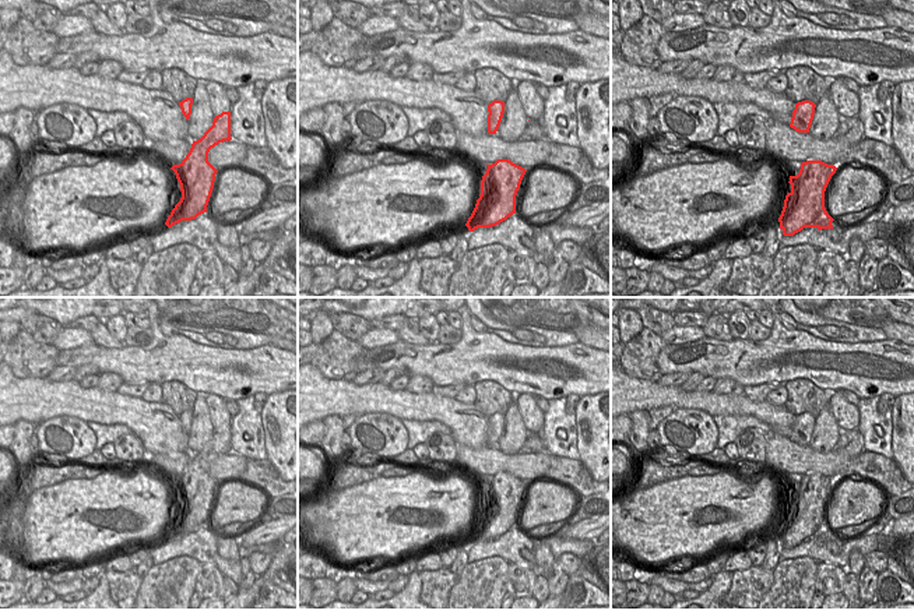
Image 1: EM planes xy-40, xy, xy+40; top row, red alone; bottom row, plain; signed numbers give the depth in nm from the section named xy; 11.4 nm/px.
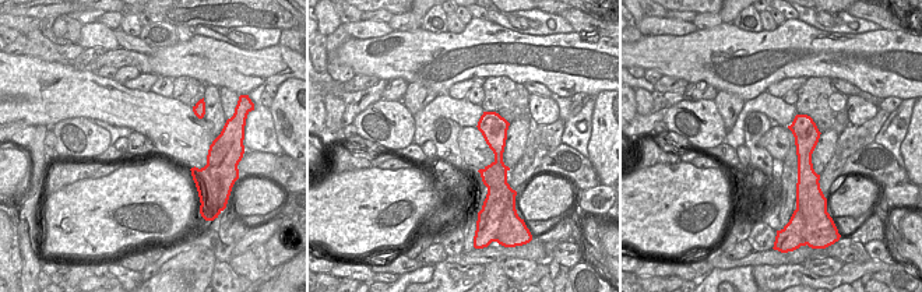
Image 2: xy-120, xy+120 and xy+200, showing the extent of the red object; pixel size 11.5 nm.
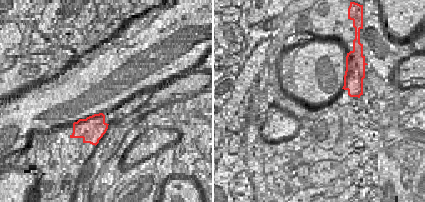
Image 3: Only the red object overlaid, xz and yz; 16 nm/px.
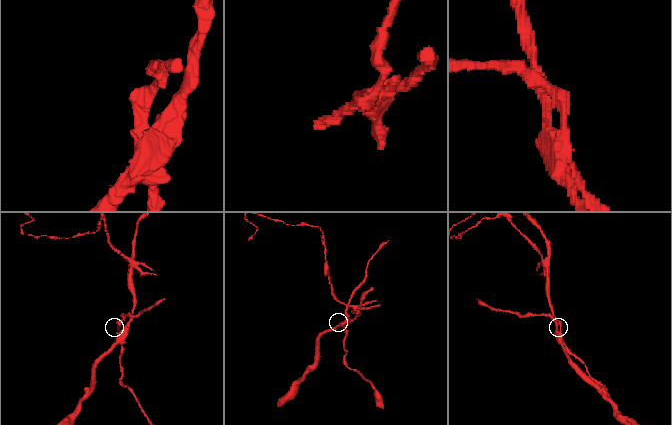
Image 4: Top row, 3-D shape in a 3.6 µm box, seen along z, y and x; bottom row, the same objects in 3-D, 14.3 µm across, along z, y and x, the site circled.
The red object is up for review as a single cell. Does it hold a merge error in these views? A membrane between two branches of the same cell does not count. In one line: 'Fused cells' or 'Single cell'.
Fused cells

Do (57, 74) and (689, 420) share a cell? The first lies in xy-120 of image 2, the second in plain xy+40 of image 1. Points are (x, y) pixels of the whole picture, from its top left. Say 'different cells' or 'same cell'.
different cells

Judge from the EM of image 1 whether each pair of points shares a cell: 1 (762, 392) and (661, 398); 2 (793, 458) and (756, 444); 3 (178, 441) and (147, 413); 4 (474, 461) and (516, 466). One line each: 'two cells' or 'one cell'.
1: two cells
2: two cells
3: one cell
4: one cell

